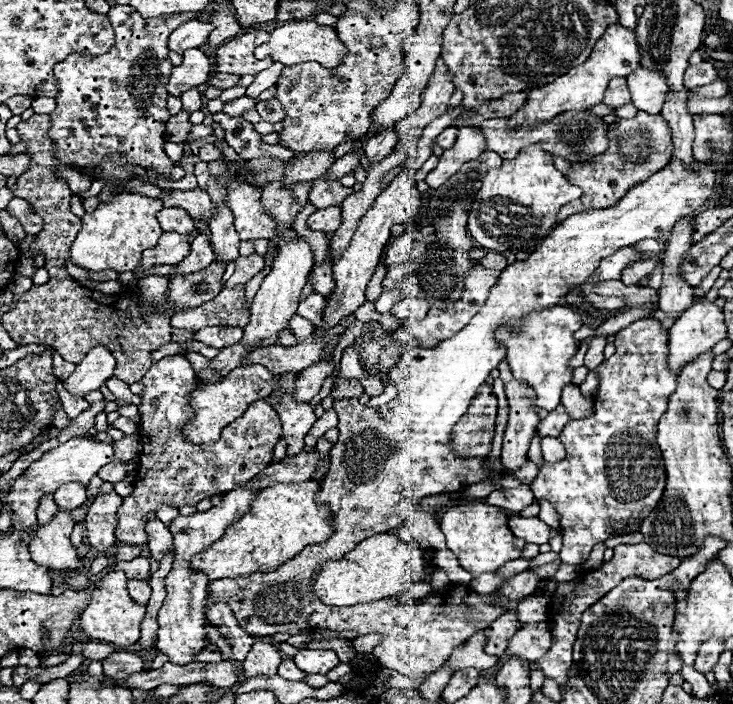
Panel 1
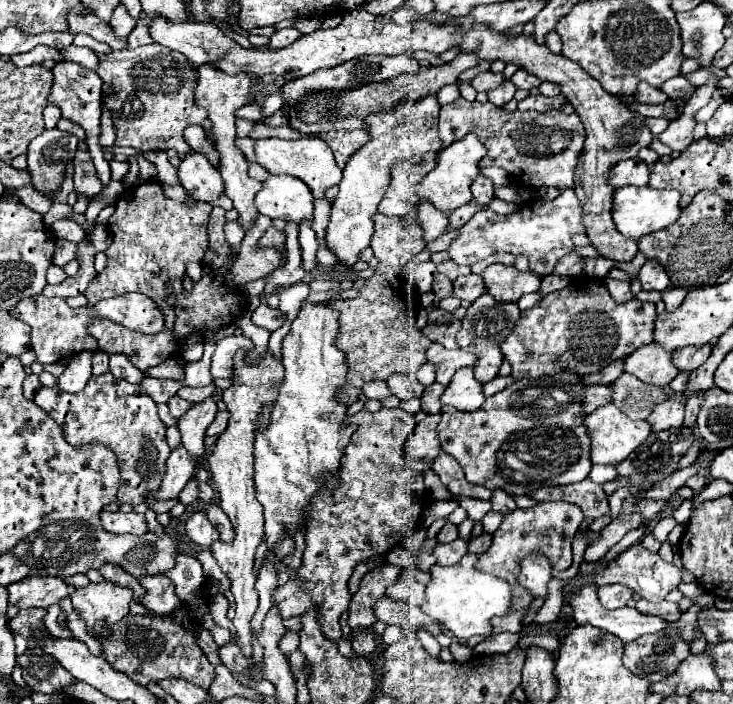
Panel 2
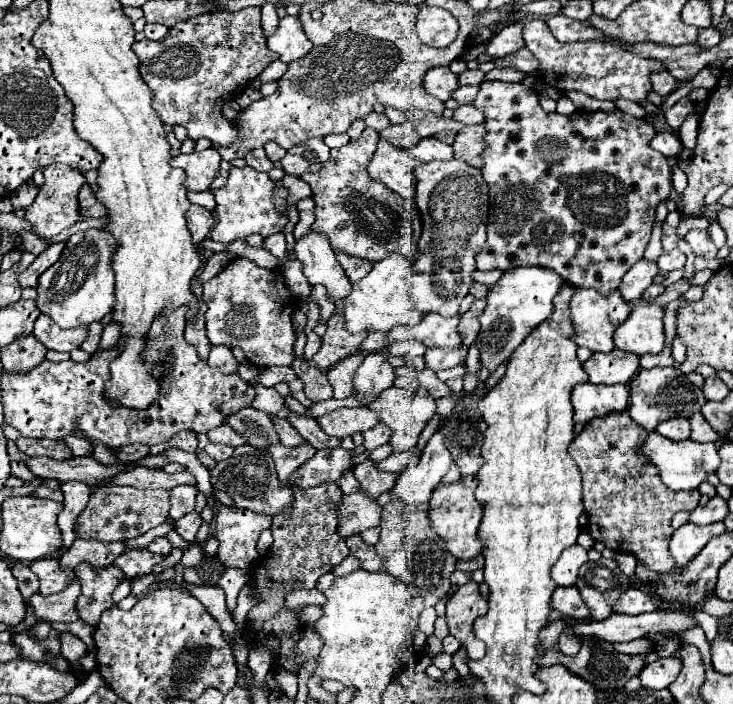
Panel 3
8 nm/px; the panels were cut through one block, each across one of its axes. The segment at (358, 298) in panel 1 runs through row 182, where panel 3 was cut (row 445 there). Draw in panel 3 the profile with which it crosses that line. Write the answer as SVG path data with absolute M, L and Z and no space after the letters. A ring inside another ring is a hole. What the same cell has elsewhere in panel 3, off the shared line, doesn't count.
M398 386L384 390L384 394L380 394L380 398L374 400L372 406L368 406L368 408L378 412L380 414L378 420L388 424L388 428L392 430L392 438L388 440L388 444L392 446L392 452L404 452L404 450L414 448L418 444L418 438L420 438L424 426L436 414L436 402L434 402L432 396L420 396L412 390L404 390L404 388L398 388Z

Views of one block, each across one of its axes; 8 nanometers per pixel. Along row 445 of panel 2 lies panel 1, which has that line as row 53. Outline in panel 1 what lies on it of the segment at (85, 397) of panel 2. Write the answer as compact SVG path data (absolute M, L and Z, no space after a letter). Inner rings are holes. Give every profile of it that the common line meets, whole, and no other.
M118 4L112 6L108 18L116 32L116 42L112 50L100 56L92 54L70 54L64 62L54 66L54 80L58 82L56 94L56 110L50 112L50 130L48 138L54 146L54 158L72 166L74 170L102 180L104 188L98 194L100 202L110 202L126 182L138 178L148 184L156 184L160 180L170 180L170 170L174 162L166 156L166 122L170 112L166 108L166 84L170 78L172 64L168 64L168 36L176 26L190 18L198 18L198 14L166 14L160 18L142 18L130 6Z

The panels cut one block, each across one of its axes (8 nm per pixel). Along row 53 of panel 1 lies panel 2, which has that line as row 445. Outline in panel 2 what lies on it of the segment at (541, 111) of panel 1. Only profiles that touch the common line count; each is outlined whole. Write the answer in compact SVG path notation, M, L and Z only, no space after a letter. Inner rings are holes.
M612 402L588 414L586 428L588 428L588 434L592 436L592 464L620 464L652 432L652 426L648 420L632 420L624 412L620 412L620 408L616 408Z

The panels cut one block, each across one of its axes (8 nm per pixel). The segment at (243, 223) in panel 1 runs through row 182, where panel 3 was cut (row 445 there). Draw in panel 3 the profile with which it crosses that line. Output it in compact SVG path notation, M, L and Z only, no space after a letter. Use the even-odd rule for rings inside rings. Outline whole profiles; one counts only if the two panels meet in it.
M222 424L220 428L214 428L212 432L208 432L208 436L210 436L210 442L226 444L226 446L232 446L232 448L246 444L246 440L238 432L234 432L228 424Z

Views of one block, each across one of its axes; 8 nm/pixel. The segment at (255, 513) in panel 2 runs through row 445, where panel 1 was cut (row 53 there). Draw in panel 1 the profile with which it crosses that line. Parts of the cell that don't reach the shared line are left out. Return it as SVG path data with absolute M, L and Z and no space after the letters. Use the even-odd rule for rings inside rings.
M256 30L244 36L236 36L234 40L222 44L216 50L218 72L244 76L244 74L258 74L268 66L272 66L272 58L264 58L264 60L254 58L254 48L268 42L268 38L270 38L270 32Z

